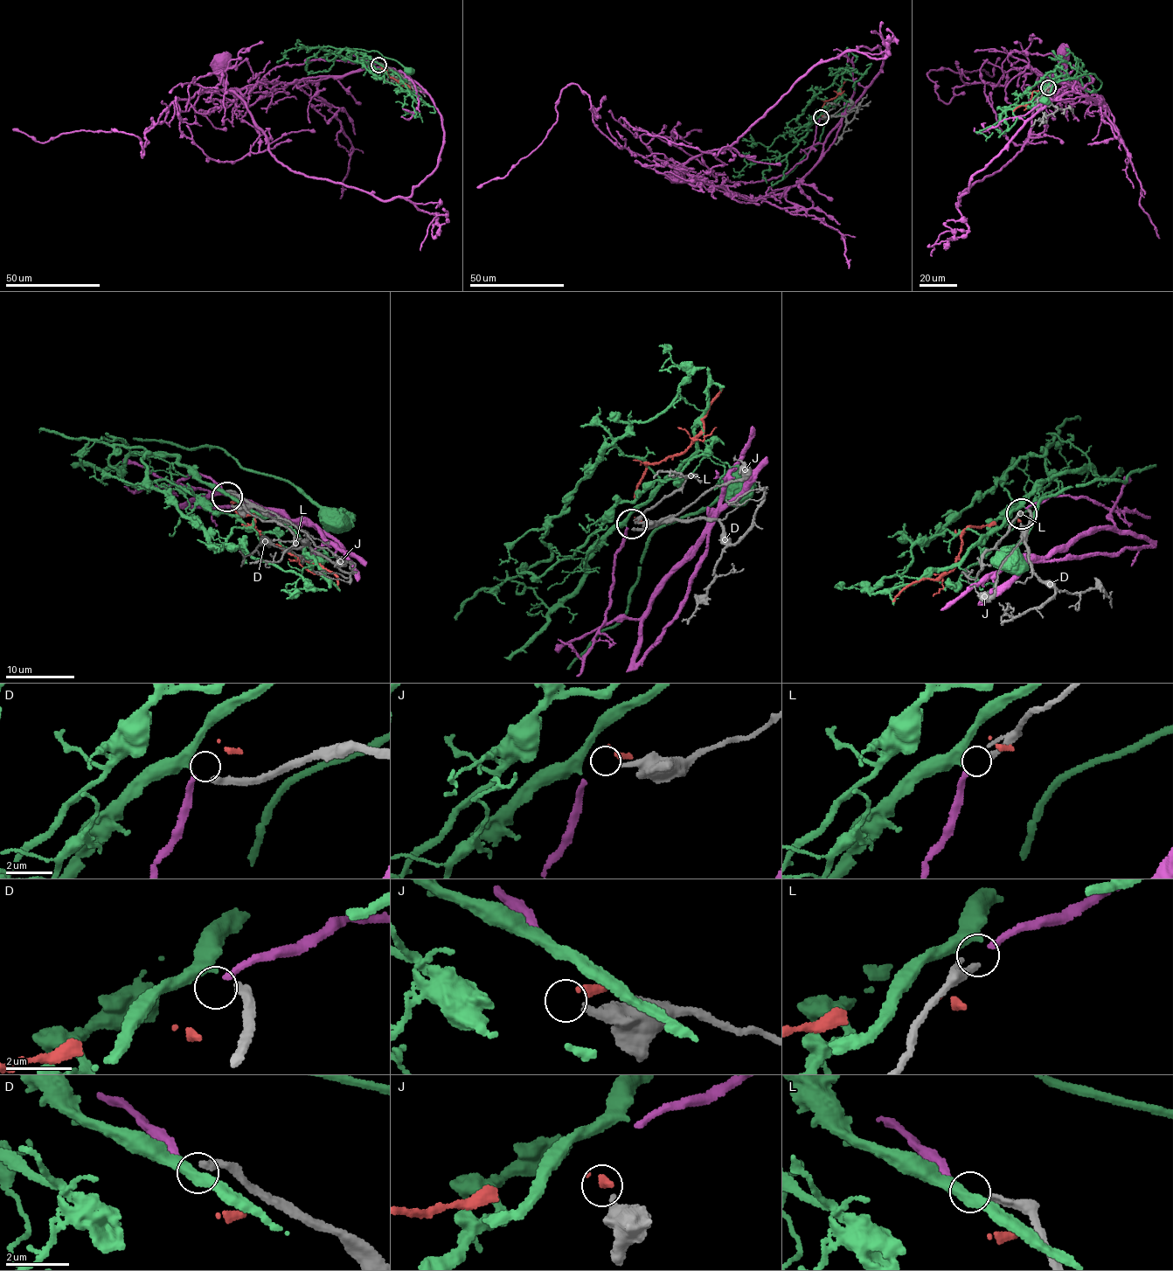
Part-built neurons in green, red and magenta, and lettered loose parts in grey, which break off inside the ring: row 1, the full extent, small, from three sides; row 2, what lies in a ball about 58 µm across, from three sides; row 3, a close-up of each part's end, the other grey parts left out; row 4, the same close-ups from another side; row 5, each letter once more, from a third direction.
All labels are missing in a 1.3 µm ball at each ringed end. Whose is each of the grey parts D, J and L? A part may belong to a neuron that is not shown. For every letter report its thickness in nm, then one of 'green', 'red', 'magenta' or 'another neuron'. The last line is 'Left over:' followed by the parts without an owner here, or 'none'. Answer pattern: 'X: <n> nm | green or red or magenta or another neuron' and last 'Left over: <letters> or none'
D: 260 nm | green
J: 260 nm | another neuron
L: 150 nm | magenta
Left over: J

